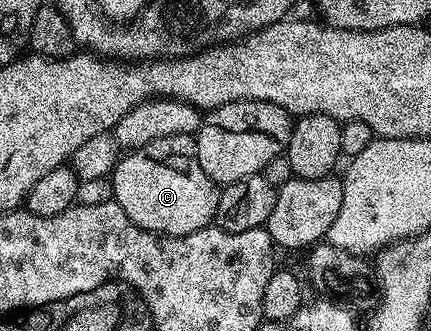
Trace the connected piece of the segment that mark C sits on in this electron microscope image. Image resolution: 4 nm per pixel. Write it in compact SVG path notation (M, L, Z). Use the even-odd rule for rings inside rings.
M174 134L153 140L124 153L109 176L114 202L143 230L160 236L185 236L204 230L215 221L220 187L209 176L195 155L190 134Z

